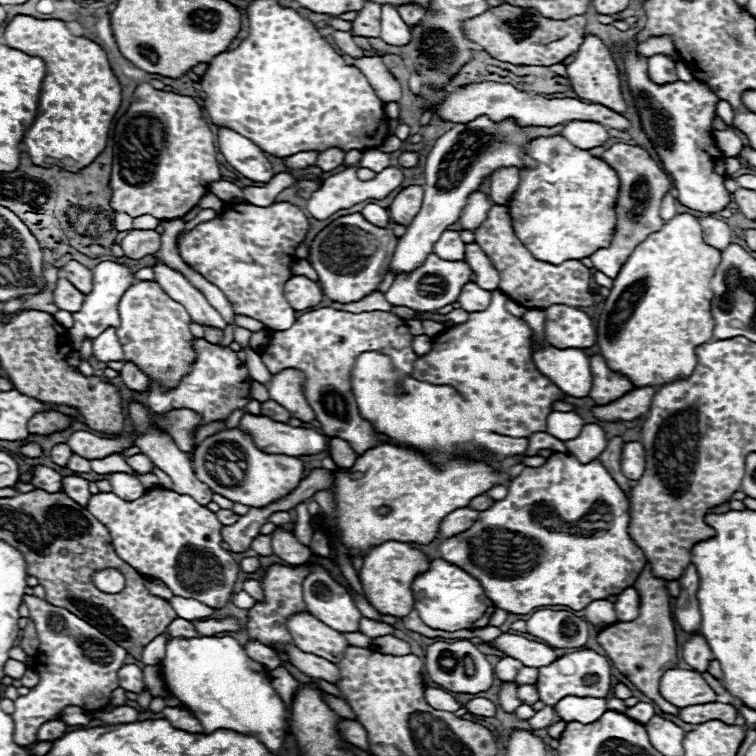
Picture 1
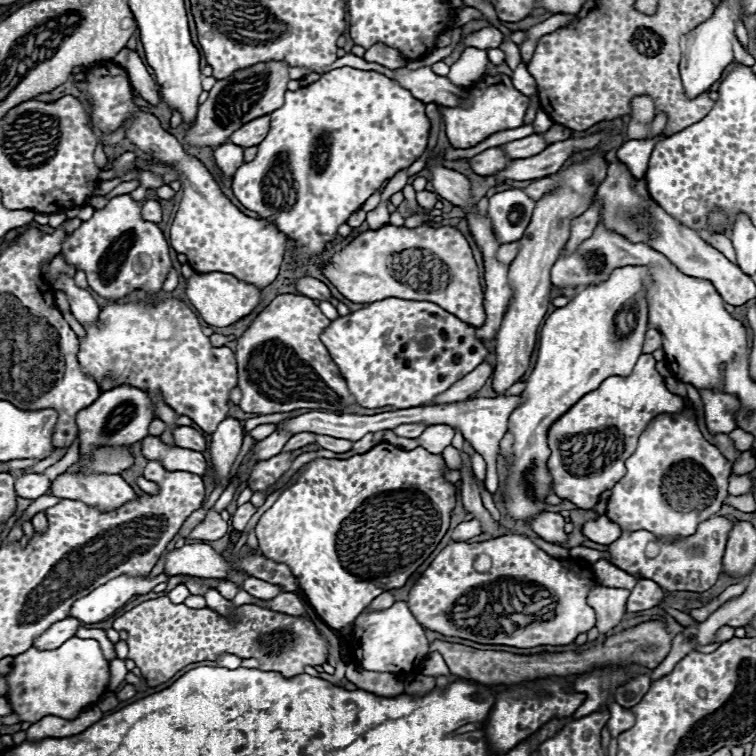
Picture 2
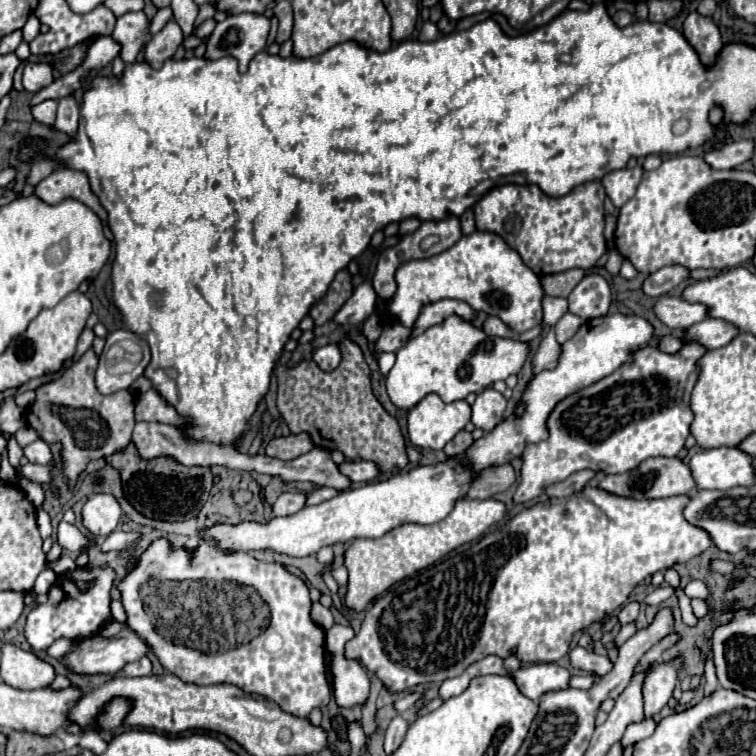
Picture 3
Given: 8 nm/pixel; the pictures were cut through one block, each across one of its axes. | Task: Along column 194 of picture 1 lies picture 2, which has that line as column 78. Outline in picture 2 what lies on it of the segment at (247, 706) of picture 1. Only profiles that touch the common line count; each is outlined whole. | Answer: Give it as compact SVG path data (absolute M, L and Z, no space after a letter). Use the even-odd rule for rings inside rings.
M74 636L54 650L40 650L40 648L32 646L28 652L14 656L14 666L6 674L6 682L8 682L6 700L10 704L12 714L16 714L20 718L20 722L36 724L44 716L58 716L58 718L64 718L64 720L74 720L88 706L96 704L100 700L100 696L108 690L110 662L102 656L100 644L96 640L82 640L82 638Z

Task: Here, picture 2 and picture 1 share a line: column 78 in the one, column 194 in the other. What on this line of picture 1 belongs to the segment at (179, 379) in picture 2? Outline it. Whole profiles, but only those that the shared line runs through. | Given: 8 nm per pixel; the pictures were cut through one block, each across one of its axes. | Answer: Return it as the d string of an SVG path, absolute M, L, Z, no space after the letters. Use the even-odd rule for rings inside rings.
M140 280L118 302L120 326L116 330L124 350L124 362L134 362L150 382L162 382L166 388L178 386L182 376L190 374L196 352L192 348L194 336L190 334L188 312L174 302L158 282Z

